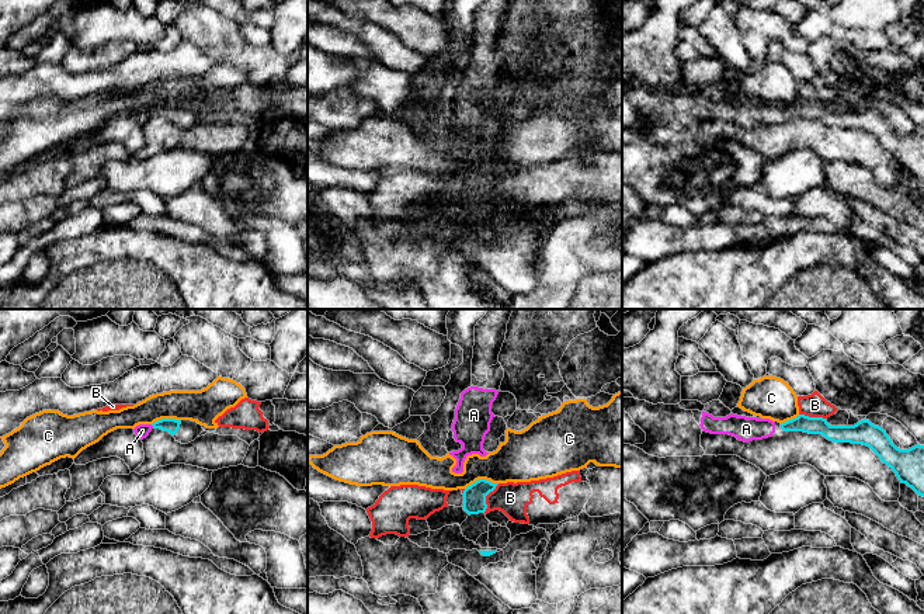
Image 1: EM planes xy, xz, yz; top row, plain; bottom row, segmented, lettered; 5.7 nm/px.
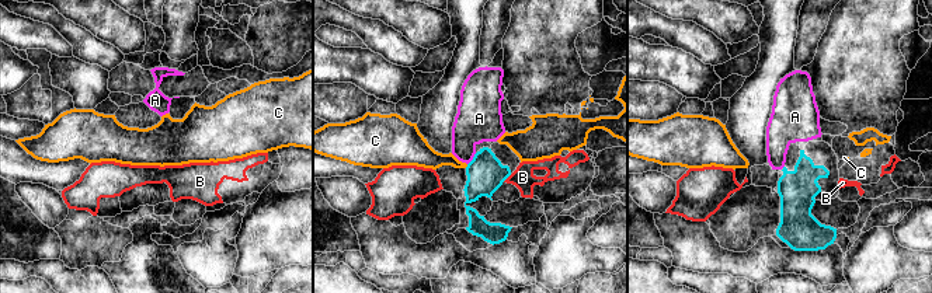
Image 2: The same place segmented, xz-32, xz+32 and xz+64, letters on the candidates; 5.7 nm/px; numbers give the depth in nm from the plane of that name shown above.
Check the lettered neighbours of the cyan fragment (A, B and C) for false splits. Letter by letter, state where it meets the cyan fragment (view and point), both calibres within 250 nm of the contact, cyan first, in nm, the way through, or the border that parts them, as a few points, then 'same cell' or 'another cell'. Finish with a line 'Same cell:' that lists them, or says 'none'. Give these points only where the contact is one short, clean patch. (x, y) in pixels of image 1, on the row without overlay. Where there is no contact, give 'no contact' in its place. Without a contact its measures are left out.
A: xy (152, 110) | 80/80 nm | across xy (166, 110), (152, 110), (142, 115) | same cell
B: xz (485, 184) | 130/180 nm | along xz (497, 170), (486, 181), (486, 194), (483, 197) | another cell
C: xz (480, 165) | 130/260 nm | along xz (496, 167), (476, 165), (465, 174) | another cell
Same cell: A

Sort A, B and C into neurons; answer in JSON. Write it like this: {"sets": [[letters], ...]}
{"sets": [["A"], ["B"], ["C"]]}

